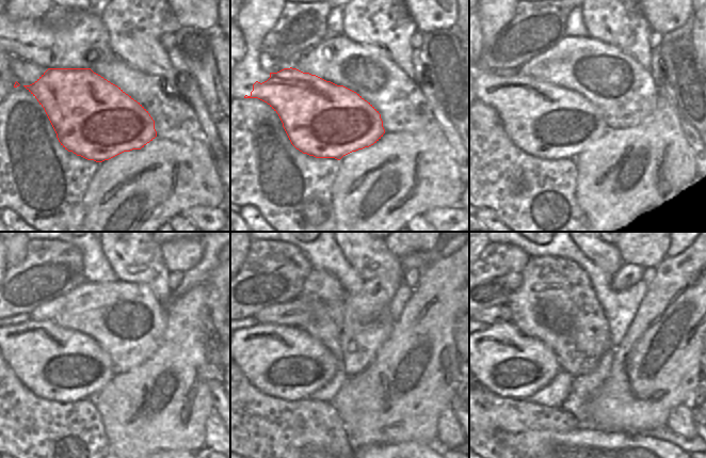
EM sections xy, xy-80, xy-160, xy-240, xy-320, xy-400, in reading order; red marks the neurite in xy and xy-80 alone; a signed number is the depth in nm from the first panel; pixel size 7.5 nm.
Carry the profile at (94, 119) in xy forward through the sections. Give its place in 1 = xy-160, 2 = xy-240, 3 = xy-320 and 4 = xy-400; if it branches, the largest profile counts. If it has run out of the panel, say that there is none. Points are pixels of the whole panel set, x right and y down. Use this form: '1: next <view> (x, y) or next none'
1: next xy-160 (546, 121)
2: next xy-240 (58, 364)
3: next xy-320 (284, 362)
4: next xy-400 (501, 359)

